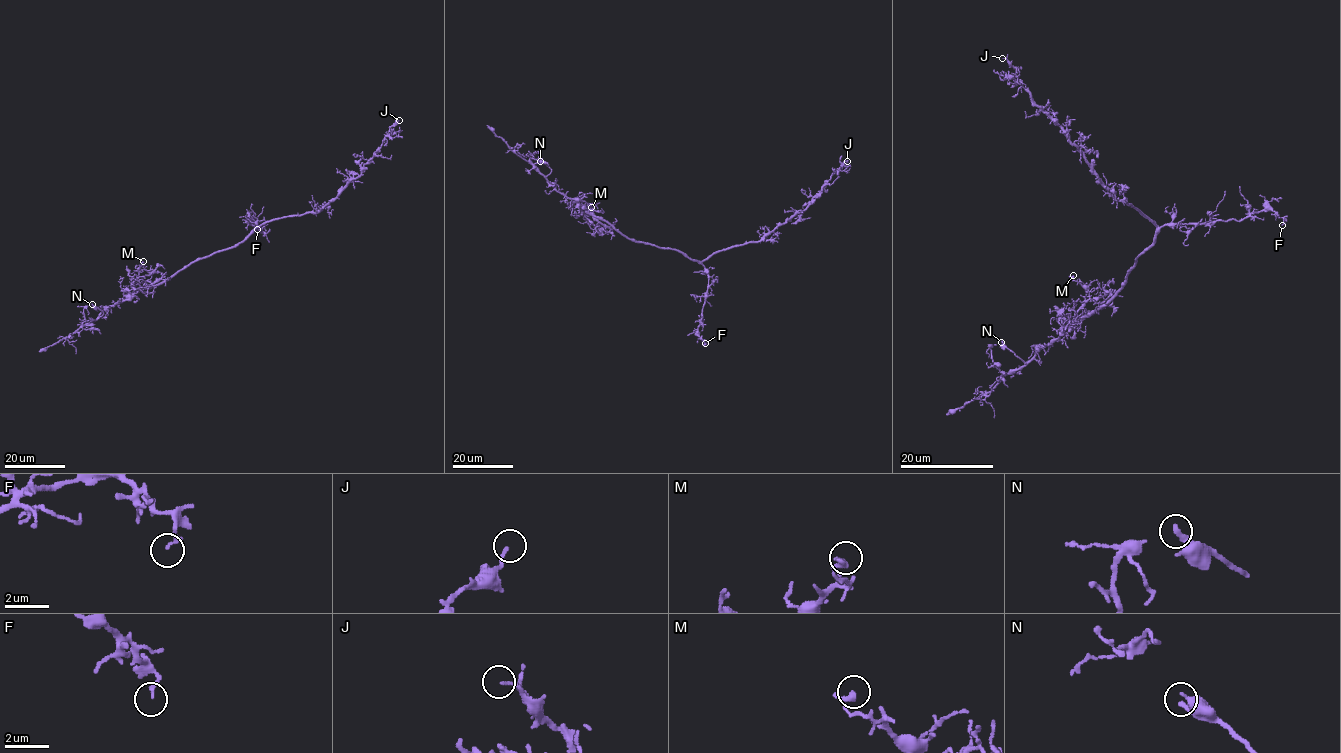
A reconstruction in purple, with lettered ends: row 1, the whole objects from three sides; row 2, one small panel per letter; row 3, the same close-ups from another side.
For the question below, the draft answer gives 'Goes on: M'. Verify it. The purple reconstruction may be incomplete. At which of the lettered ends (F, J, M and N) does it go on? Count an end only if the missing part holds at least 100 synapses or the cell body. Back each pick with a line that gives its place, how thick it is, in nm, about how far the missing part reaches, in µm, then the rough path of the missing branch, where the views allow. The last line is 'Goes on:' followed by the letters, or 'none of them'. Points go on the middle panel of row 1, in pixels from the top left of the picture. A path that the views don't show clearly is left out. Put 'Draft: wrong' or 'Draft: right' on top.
Draft: wrong
Goes on: none of them

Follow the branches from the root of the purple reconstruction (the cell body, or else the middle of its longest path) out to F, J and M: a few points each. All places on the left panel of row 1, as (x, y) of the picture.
F: (227, 249), (260, 228), (250, 219), (257, 229)
J: (227, 249), (236, 246), (268, 221), (321, 210), (361, 174), (361, 169), (399, 120)
M: (227, 249), (197, 258), (165, 280), (161, 279), (160, 272), (139, 276), (138, 270), (144, 265), (143, 261)

